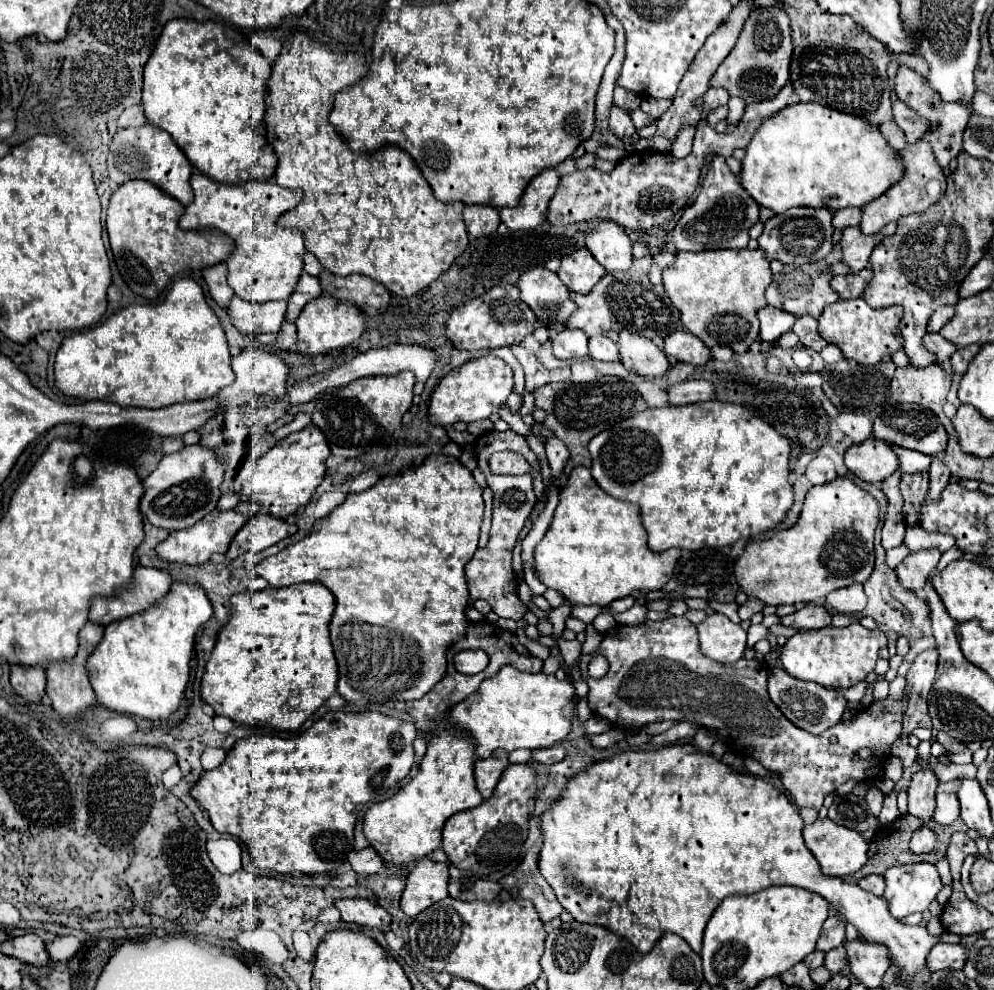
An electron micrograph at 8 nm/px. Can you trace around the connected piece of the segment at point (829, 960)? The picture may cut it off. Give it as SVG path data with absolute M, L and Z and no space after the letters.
M837 947L825 955L825 967L831 973L845 973L847 971L847 955L843 947Z

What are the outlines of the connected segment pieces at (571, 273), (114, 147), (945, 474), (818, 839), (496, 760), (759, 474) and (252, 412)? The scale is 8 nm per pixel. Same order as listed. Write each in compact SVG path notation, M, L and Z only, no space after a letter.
M577 249L561 259L561 269L559 269L559 279L577 293L589 293L593 285L605 275L605 269L601 269L601 263L585 249Z
M145 123L143 127L119 129L109 145L107 167L109 167L109 177L115 185L121 185L129 179L145 179L145 181L153 181L157 187L161 187L165 193L169 193L183 205L189 205L193 199L193 191L189 185L193 167L189 159L163 129L151 123Z
M933 457L931 459L931 467L929 467L929 477L931 477L931 481L929 481L929 497L933 501L937 501L939 495L941 495L941 491L947 487L947 483L951 479L951 473L943 465L943 461L939 461L937 457Z
M817 819L815 823L803 829L803 839L807 849L815 855L825 875L845 877L859 871L867 863L867 841L855 829L847 829L843 825L833 823L831 819Z
M497 749L487 759L475 761L475 781L477 781L477 789L483 795L483 799L491 797L501 773L505 771L507 765L509 765L509 761L507 761L507 753L503 749Z
M703 401L703 403L693 403L693 405L683 405L683 407L673 407L665 405L661 409L645 409L643 413L637 413L605 431L601 431L593 441L589 441L589 453L593 457L591 465L591 475L595 483L609 495L631 501L639 505L641 513L641 523L649 535L649 549L651 551L667 551L671 547L679 549L689 549L697 551L703 547L723 547L723 545L733 545L741 537L757 537L763 531L769 531L777 527L783 519L789 507L793 505L793 489L789 485L789 441L781 437L767 421L751 415L745 407L735 405L735 403L725 403L725 401Z
M247 347L239 355L231 357L231 367L235 371L235 381L217 393L221 407L225 407L227 411L223 415L209 419L201 429L197 429L201 433L201 445L213 447L215 453L225 459L225 477L221 485L223 493L241 491L241 483L237 481L241 465L245 463L247 457L261 457L269 449L269 443L267 443L269 437L265 437L265 433L269 431L267 425L283 417L285 411L289 409L287 405L281 405L281 403L261 407L261 409L251 409L257 405L255 397L261 393L267 393L267 395L285 393L287 389L285 379L289 375L289 365L281 359L279 353L265 347Z

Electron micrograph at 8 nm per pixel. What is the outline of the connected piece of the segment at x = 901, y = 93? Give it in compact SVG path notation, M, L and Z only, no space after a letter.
M899 63L899 69L897 69L897 75L893 79L895 83L895 93L897 97L909 105L911 109L915 109L921 117L929 119L931 121L931 131L923 137L931 147L933 147L933 153L939 161L941 167L947 167L949 161L953 157L957 157L963 149L963 129L971 117L971 111L967 105L961 105L959 101L955 103L947 103L947 101L941 101L941 97L935 93L935 89L929 89L929 85L925 85L925 77L921 77L919 73L915 73L913 69L909 69L905 63Z

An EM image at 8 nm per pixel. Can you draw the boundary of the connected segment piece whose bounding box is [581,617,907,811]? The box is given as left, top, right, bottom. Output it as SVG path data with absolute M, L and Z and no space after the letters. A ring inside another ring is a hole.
M669 617L663 621L643 621L639 625L617 625L611 629L611 633L605 635L599 649L591 655L581 657L581 675L589 685L589 709L607 719L611 725L619 729L641 729L647 723L655 721L693 721L699 727L705 729L727 729L731 743L737 751L741 751L747 757L757 759L767 771L775 771L783 779L783 789L791 795L797 807L811 807L821 809L823 799L827 793L843 785L847 779L865 779L865 773L869 773L869 781L879 777L883 759L889 757L891 745L899 739L901 727L903 727L903 715L907 697L903 699L891 699L885 697L881 701L873 701L867 709L859 711L855 719L851 721L839 721L831 729L827 729L821 735L811 735L799 727L795 727L785 715L777 711L773 701L767 695L767 677L769 667L765 661L759 659L741 659L733 665L721 665L709 657L705 657L699 649L699 637L695 625L685 617ZM601 653L609 661L609 671L601 679L593 679L587 673L587 667L591 659ZM869 747L883 757L875 757L873 761L851 761L853 753L859 749Z

